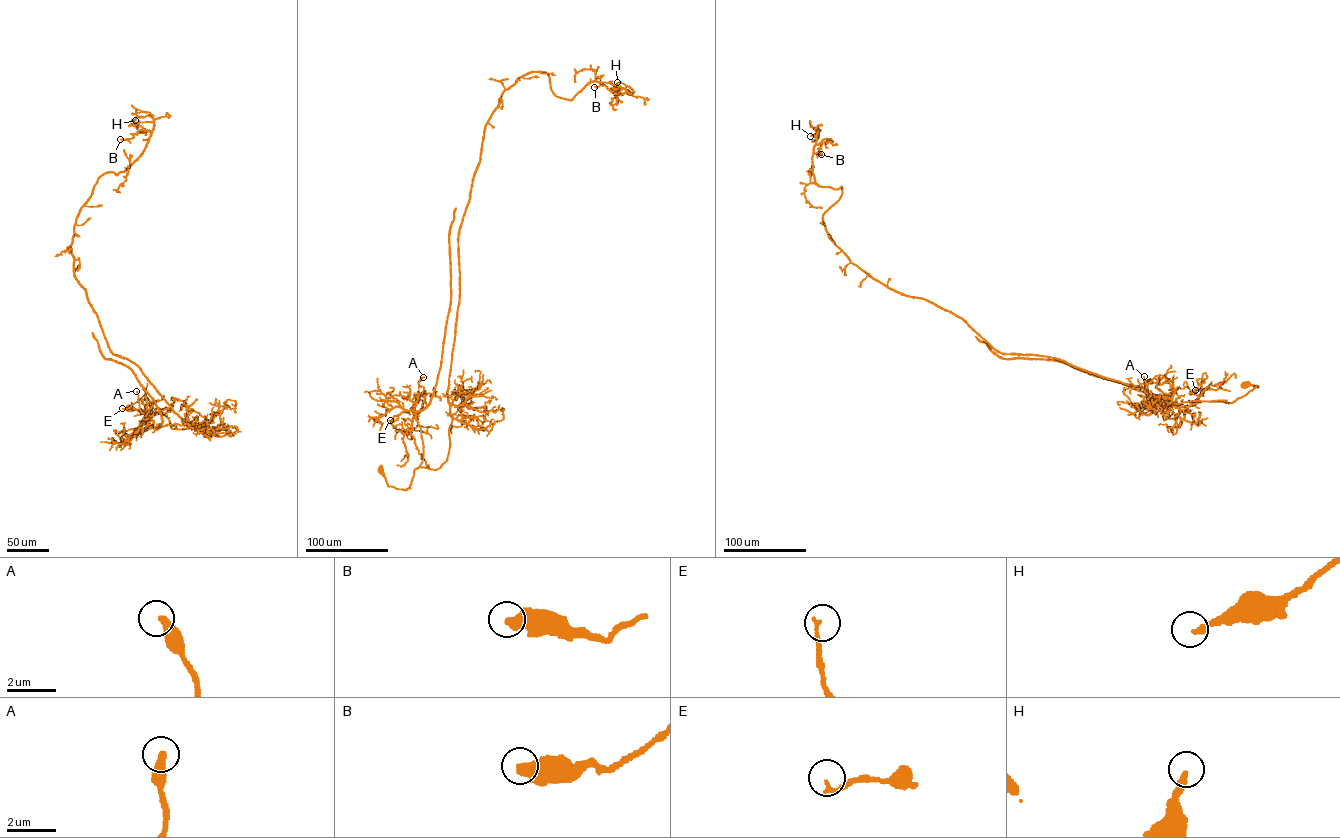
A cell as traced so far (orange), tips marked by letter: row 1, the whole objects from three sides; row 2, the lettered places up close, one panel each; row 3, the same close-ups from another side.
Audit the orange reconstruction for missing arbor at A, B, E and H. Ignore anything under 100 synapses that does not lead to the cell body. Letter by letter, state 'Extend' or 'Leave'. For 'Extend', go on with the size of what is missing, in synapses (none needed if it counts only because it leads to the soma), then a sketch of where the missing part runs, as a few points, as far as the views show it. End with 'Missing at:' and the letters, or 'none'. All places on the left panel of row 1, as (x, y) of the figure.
A: Leave
B: Leave
E: Leave
H: Leave
Missing at: none

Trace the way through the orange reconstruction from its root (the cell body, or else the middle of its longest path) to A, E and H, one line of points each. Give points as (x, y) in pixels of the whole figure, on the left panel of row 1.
A: (129, 408), (163, 414), (171, 428), (176, 429), (168, 424), (156, 430), (150, 425), (139, 408), (136, 391)
E: (129, 408), (163, 414), (176, 429), (168, 424), (153, 428), (141, 400), (146, 394), (122, 408)
H: (129, 408), (201, 428), (112, 354), (74, 275), (80, 209), (154, 127), (149, 116), (135, 120)

